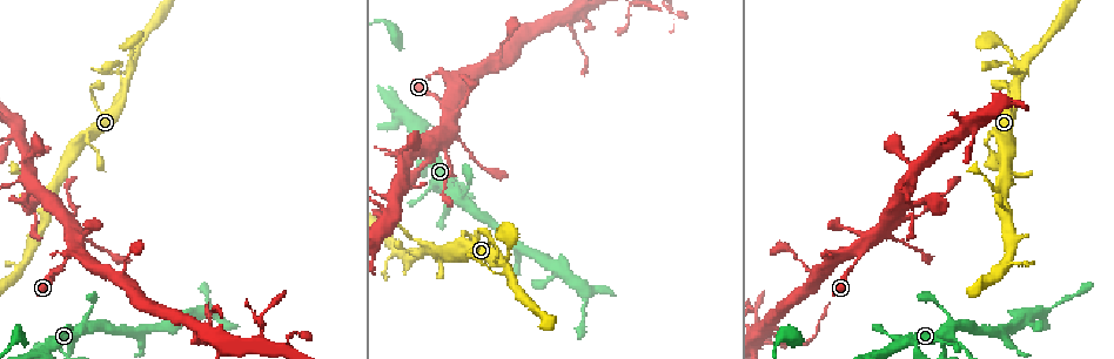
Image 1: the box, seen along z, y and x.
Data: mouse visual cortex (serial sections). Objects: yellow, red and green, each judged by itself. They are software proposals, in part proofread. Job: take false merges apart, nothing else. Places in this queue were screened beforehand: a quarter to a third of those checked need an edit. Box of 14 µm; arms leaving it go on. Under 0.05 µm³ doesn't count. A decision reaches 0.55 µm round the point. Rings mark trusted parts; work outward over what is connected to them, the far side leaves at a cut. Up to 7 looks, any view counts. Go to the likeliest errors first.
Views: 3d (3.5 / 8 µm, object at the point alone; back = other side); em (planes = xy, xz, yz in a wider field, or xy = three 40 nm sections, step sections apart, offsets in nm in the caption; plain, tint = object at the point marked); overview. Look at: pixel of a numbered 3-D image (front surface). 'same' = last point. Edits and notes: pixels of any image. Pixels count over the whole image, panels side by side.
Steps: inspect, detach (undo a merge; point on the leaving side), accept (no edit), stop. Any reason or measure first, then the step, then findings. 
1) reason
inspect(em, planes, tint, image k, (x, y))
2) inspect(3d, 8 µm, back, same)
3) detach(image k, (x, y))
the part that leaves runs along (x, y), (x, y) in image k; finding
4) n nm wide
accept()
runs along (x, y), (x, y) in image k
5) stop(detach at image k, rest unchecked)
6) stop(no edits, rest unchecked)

sharp bend
inspect(3d, 3.5 µm, image 1, (509, 269))

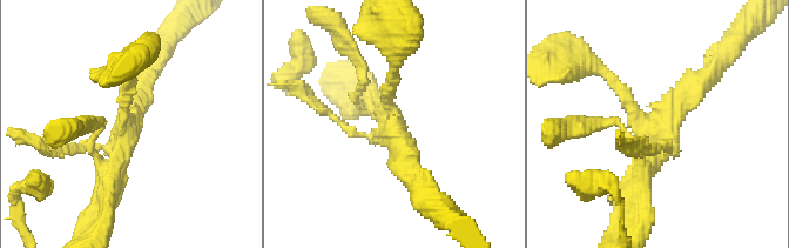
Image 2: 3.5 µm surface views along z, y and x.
now the EM
inspect(em, xy, step 2, tint, image 2, (126, 135))

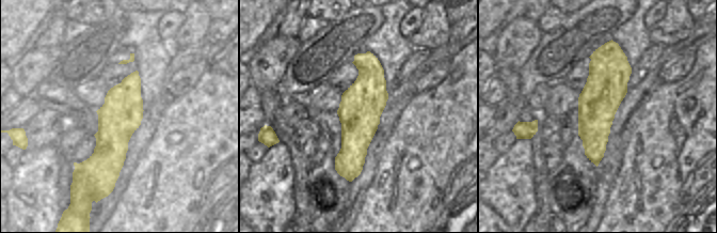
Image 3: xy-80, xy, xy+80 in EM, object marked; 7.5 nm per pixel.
320 nm wide
accept()
runs along (635, 209), (651, 140), (705, 79) in image 2; one cell here

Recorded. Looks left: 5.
small branch off a trunk
inspect(3d, 3.5 µm, back, image 1, (444, 131))

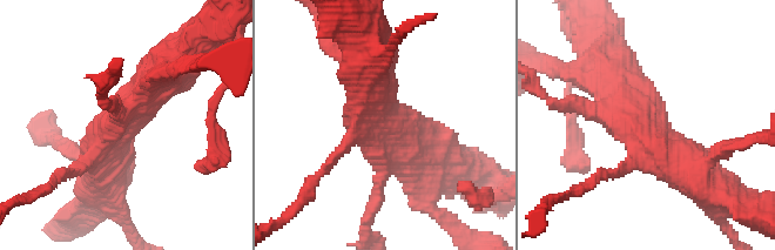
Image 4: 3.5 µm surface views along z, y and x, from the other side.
inspect(em, xy, step 5, tint, image 4, (642, 115))

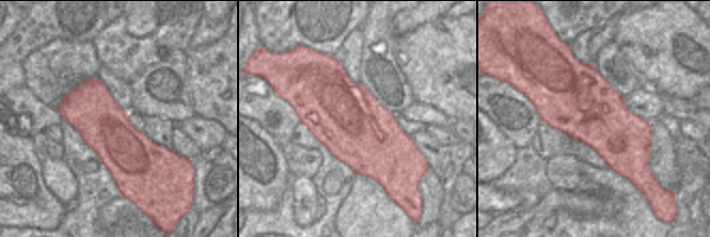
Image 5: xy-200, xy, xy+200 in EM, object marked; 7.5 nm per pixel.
550 nm wide
accept()
runs along (691, 169), (648, 130), (613, 61) in image 4; all the same cell

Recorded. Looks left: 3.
two arms in line, one across
inspect(3d, 3.5 µm, back, image 1, (189, 321))

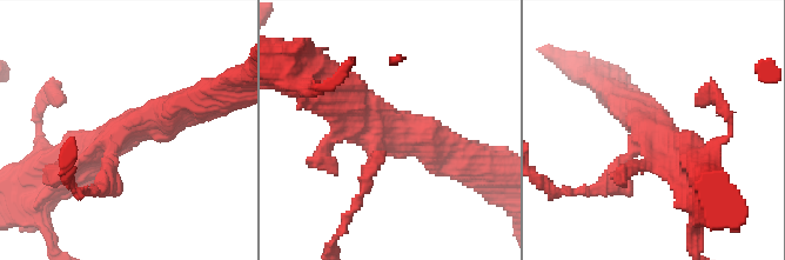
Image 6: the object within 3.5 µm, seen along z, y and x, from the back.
inspect(em, xy, step 2, tint, image 6, (123, 128))

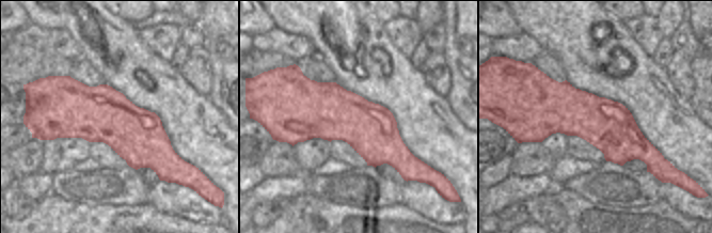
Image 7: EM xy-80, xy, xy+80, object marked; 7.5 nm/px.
420 nm wide
detach(image 6, (367, 173))
the part that leaves runs along (375, 157), (364, 193), (329, 245) in image 6; two cells meet here

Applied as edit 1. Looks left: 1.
stop(detach at image 6, rest unchecked)

